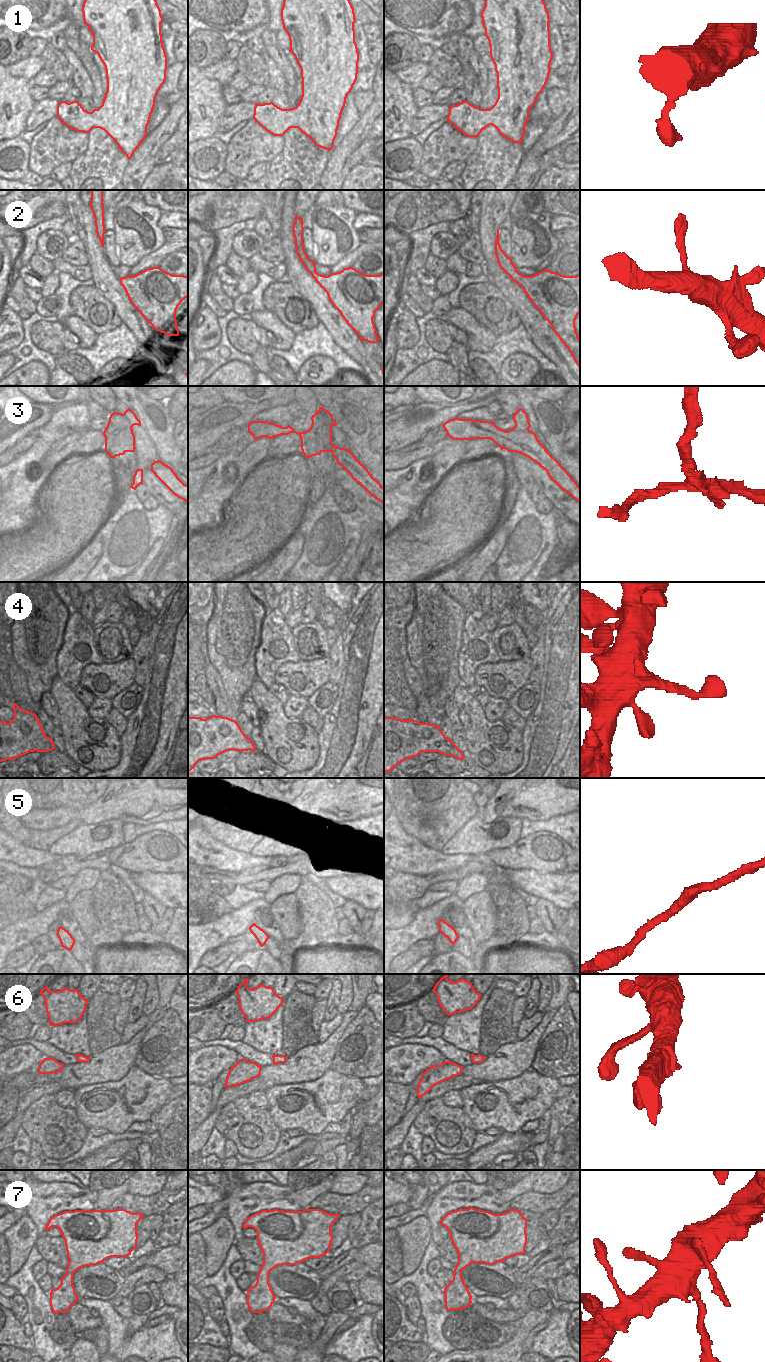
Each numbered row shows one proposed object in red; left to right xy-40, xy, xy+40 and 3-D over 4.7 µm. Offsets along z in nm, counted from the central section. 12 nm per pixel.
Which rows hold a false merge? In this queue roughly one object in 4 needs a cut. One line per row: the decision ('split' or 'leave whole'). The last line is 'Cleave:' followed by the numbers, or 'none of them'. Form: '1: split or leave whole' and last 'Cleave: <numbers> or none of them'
1: leave whole
2: leave whole
3: split
4: split
5: leave whole
6: leave whole
7: leave whole
Cleave: 3, 4

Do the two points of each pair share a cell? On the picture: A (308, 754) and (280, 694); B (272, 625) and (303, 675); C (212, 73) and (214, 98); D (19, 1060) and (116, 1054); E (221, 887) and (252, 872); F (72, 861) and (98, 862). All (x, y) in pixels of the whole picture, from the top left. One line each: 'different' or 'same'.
A: different
B: different
C: different
D: different
E: same
F: same

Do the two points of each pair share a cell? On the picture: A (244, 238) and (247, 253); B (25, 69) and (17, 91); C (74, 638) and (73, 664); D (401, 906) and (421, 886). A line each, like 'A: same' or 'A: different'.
A: same
B: different
C: same
D: different

